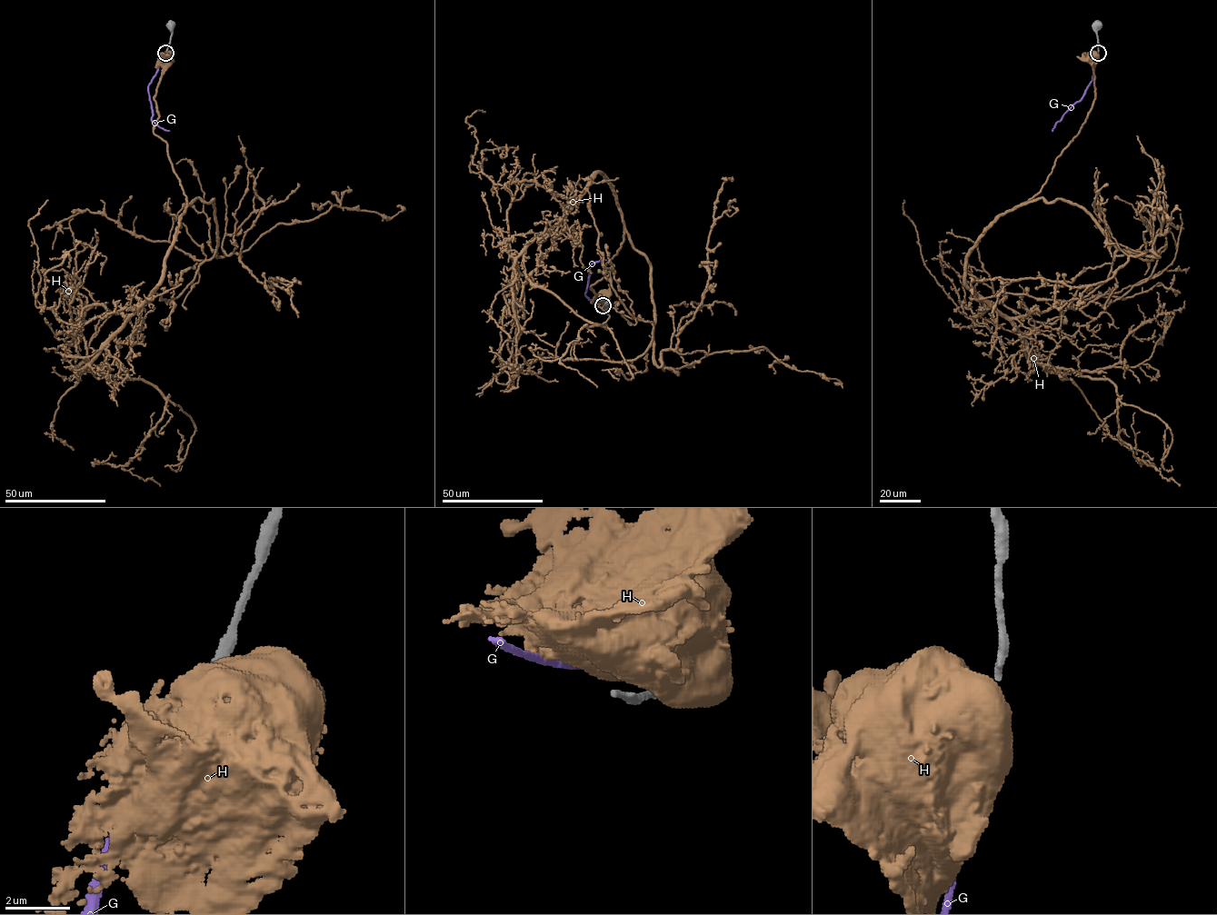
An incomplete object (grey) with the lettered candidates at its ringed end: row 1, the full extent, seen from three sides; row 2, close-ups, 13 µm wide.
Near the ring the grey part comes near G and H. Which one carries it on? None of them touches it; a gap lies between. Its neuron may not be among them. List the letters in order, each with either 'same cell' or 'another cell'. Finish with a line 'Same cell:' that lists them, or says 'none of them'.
G: another cell
H: another cell
Same cell: none of them

